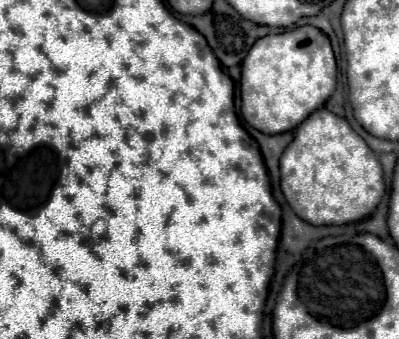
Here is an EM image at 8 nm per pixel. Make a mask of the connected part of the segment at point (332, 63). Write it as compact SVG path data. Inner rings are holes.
M298 26L282 34L270 34L250 48L242 62L242 118L256 130L264 134L282 134L296 128L304 118L308 118L316 108L322 108L336 88L336 60L328 36L314 26Z

